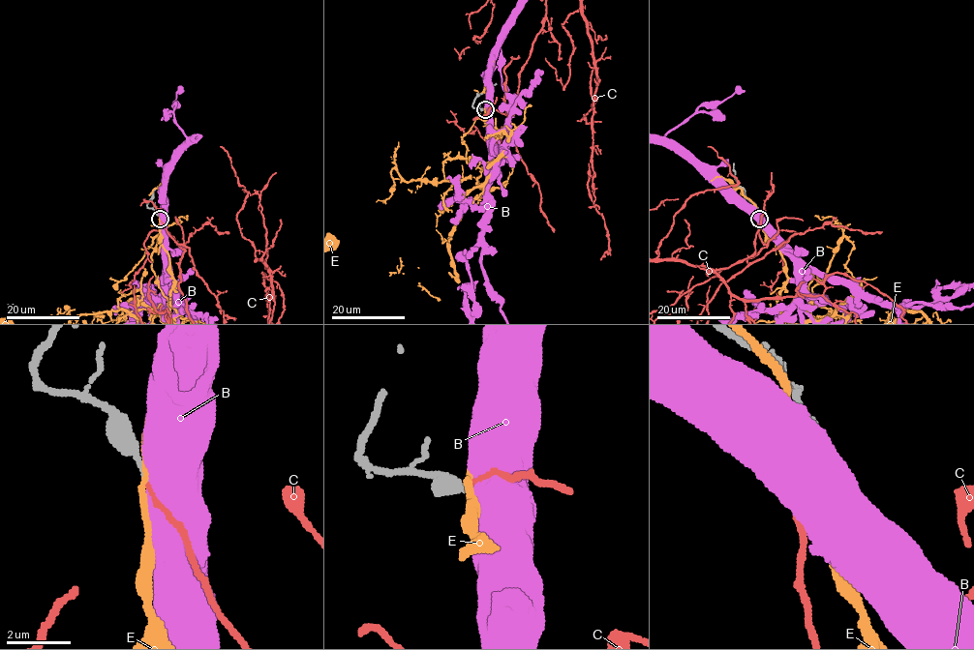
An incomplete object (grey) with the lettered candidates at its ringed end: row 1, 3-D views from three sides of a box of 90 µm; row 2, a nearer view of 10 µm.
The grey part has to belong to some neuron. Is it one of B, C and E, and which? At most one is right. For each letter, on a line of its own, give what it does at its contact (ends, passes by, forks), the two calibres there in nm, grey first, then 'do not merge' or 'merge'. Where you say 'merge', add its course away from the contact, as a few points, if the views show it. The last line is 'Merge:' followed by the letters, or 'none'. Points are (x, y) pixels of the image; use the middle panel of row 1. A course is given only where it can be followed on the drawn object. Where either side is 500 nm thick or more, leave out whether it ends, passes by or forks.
B: calibres 170 and 750 nm; do not merge
C: it ends; calibres 170 and 150 nm; merge
E: it passes by; calibres 280 and 200 nm; do not merge
Merge: C

